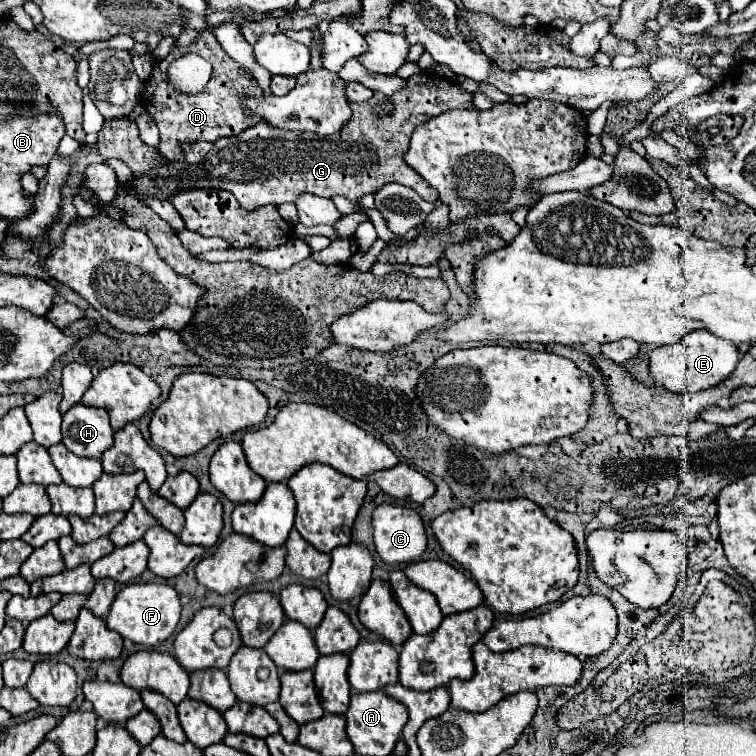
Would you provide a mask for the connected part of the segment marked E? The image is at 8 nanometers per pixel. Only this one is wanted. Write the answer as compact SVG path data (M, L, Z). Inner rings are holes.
M696 330L686 334L678 344L654 348L650 352L650 376L654 378L656 386L676 394L688 394L720 384L726 376L732 374L738 362L740 354L732 342L726 342L724 338L718 338L706 330Z

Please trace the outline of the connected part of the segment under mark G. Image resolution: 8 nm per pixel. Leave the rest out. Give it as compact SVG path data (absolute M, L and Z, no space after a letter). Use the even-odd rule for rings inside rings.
M420 72L410 76L408 86L392 94L390 98L374 92L368 102L350 102L350 106L352 120L338 134L326 138L318 134L294 134L288 130L278 130L274 126L266 126L266 122L258 122L242 134L218 138L214 144L184 144L184 162L170 162L164 168L152 170L158 180L136 176L132 186L140 194L158 198L168 198L176 190L188 188L228 190L246 210L254 210L264 204L296 202L298 194L306 192L322 198L332 198L334 194L340 194L352 202L358 202L362 194L376 192L390 182L398 182L416 190L426 202L436 202L438 192L418 172L406 166L404 152L408 150L410 134L422 122L428 122L430 118L446 112L448 106L464 106L472 110L472 94L462 90L454 80L436 78L434 72ZM382 102L390 102L394 106L392 114L374 114L374 108ZM398 166L406 172L398 172Z

